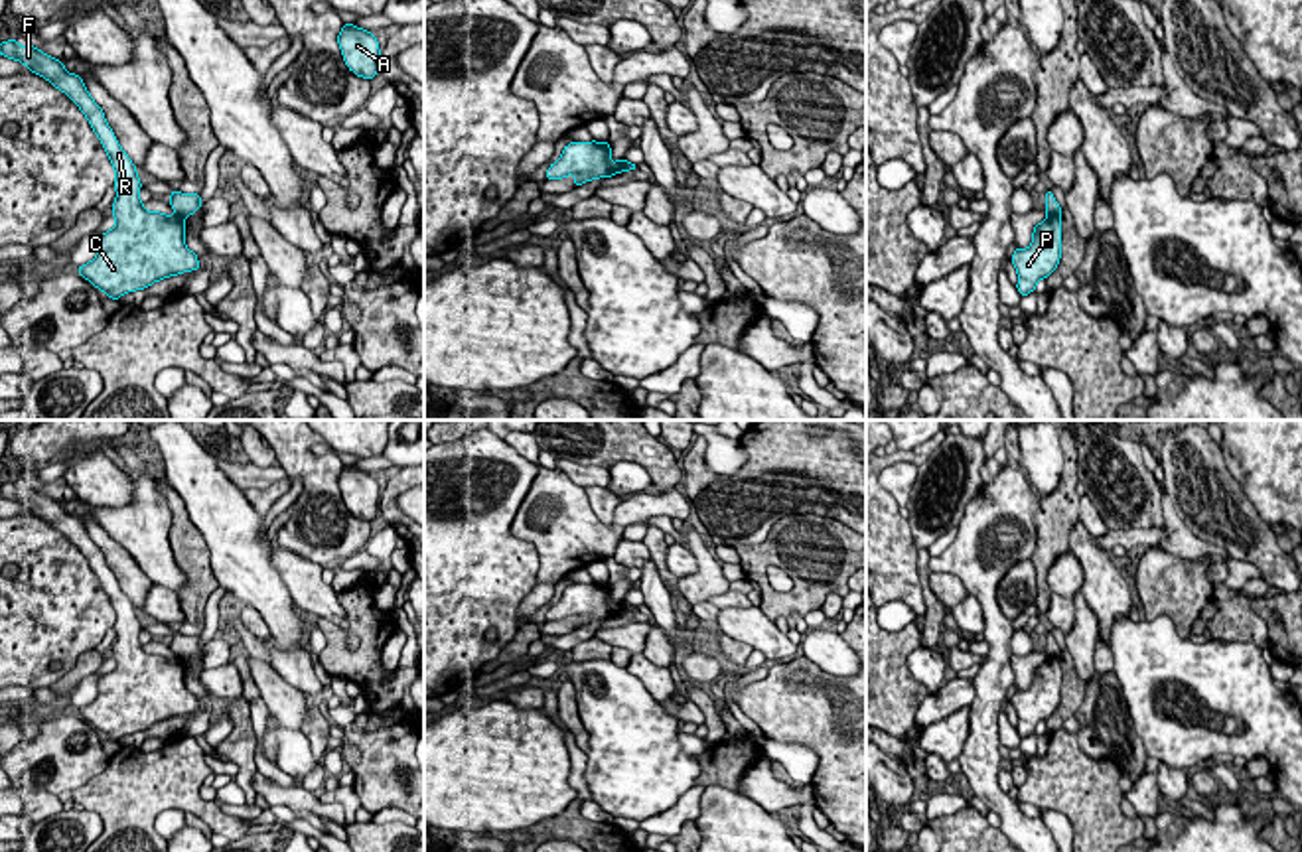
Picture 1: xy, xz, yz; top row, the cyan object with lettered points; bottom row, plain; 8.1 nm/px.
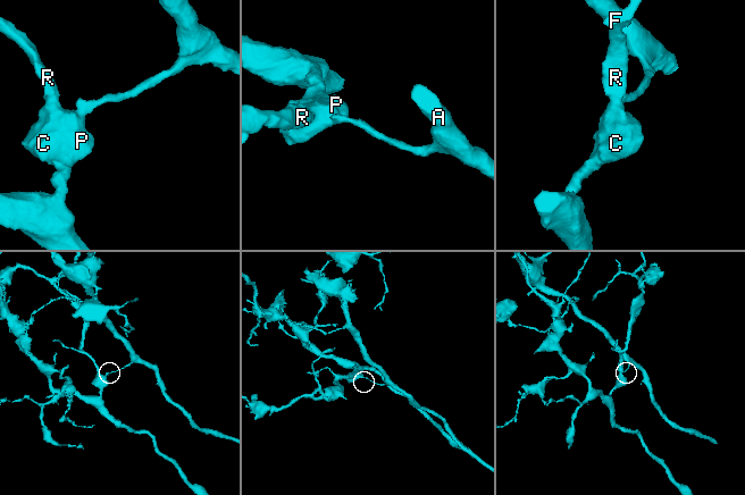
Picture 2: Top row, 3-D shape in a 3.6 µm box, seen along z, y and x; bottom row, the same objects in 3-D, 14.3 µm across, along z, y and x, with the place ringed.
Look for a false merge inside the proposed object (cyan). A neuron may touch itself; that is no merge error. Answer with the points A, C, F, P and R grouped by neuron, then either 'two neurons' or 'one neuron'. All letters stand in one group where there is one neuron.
A / C F P R | two neurons

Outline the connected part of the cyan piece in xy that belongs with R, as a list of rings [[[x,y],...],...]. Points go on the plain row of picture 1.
[[[16,481],[2,483],[0,497],[24,505],[63,532],[87,558],[114,609],[116,641],[110,657],[116,667],[101,676],[97,698],[77,714],[108,740],[118,742],[168,718],[199,712],[197,696],[185,688],[185,661],[144,651],[136,607],[120,590],[83,521],[67,515],[63,503]]]

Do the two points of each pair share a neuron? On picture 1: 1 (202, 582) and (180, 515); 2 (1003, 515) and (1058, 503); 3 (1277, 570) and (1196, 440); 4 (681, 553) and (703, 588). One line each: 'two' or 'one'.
1: one
2: two
3: one
4: two

